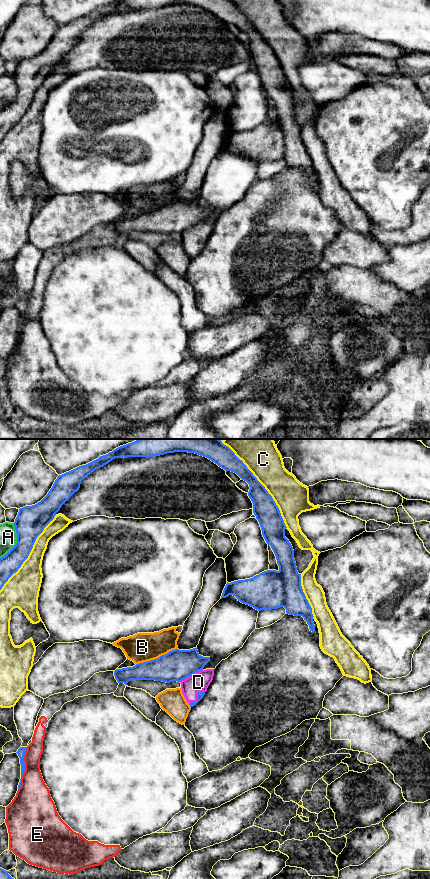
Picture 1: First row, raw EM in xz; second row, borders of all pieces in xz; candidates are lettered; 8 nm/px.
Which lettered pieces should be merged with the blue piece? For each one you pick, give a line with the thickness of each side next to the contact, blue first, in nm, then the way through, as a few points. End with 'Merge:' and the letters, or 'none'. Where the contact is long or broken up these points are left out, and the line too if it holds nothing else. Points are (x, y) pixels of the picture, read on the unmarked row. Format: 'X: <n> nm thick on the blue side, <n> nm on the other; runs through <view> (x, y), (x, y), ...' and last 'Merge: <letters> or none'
D: 240 nm thick on the blue side, 160 nm on the other
Merge: D

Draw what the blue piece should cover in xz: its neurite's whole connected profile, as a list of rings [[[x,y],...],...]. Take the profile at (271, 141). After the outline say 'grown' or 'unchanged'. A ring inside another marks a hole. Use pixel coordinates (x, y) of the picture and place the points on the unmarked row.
[[[116,0],[86,17],[59,27],[40,54],[19,61],[14,74],[17,95],[0,110],[0,142],[28,110],[37,89],[62,57],[79,42],[84,30],[115,10],[153,9],[174,4],[206,9],[226,24],[236,25],[249,36],[248,48],[253,55],[253,65],[266,95],[276,108],[278,123],[267,122],[250,131],[227,134],[221,151],[233,147],[241,155],[258,163],[284,159],[287,166],[302,168],[310,183],[314,184],[312,160],[301,138],[301,126],[297,123],[293,99],[285,89],[287,79],[280,62],[265,39],[230,0]]]; unchanged

